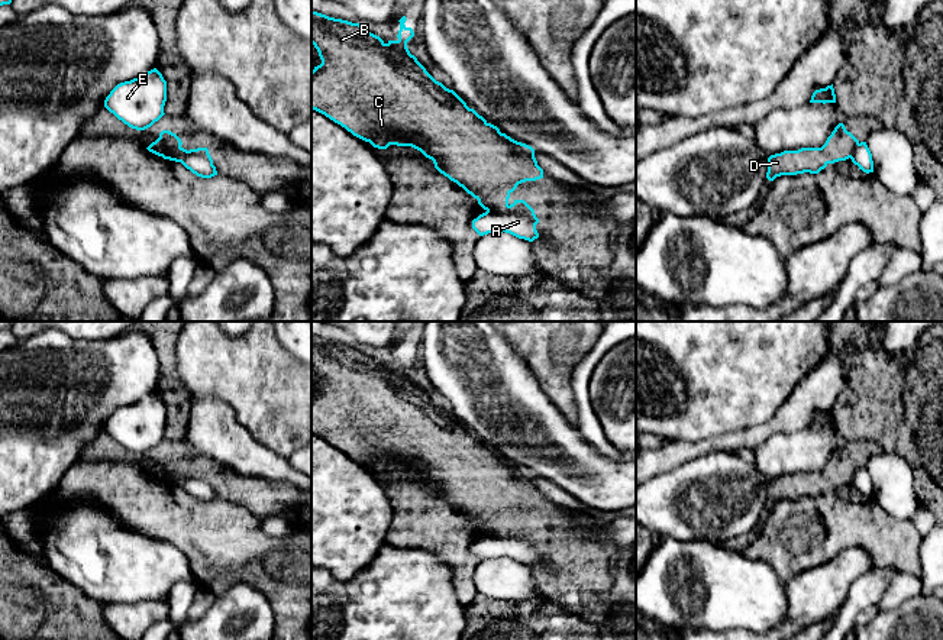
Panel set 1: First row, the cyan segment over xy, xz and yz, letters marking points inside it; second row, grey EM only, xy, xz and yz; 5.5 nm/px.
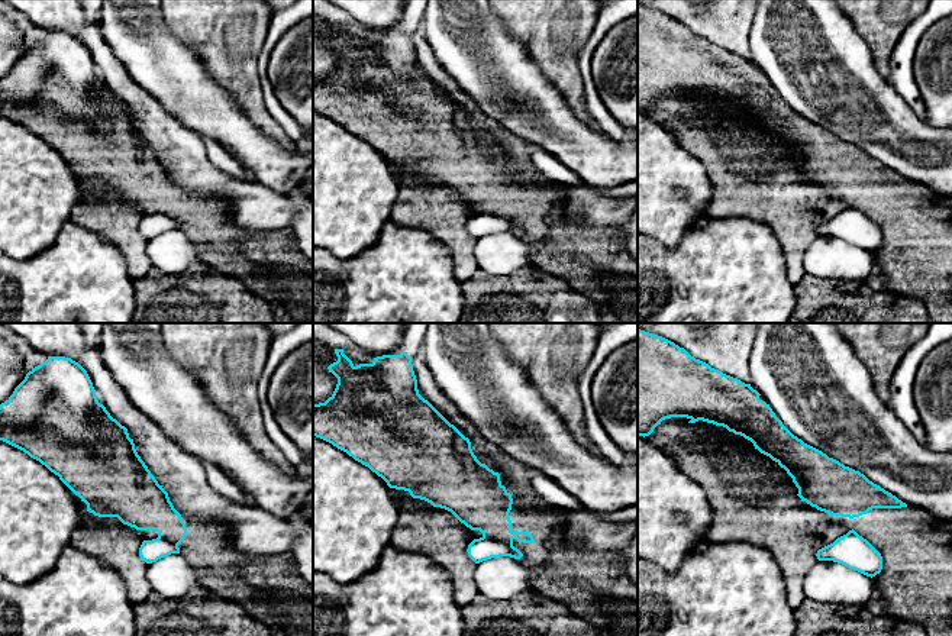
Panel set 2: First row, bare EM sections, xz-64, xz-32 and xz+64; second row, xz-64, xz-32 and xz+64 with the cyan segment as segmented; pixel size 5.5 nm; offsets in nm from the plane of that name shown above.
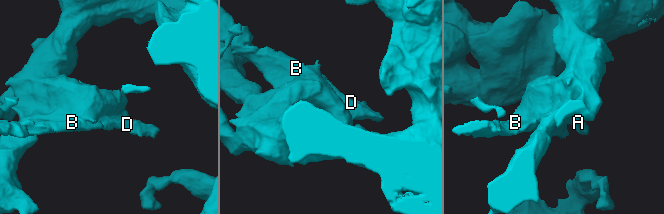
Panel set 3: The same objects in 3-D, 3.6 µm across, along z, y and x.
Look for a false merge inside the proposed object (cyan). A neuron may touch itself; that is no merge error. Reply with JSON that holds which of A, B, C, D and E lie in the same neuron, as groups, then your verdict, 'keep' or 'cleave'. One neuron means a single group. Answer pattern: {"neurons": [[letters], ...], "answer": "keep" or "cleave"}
{"neurons": [["A", "E"], ["B", "C", "D"]], "answer": "cleave"}

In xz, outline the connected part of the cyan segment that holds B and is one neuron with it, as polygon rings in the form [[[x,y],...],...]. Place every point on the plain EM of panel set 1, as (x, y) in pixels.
[[[311,336],[311,368],[322,388],[311,395],[311,433],[345,452],[353,460],[369,466],[374,472],[390,469],[411,471],[432,484],[435,492],[478,524],[487,536],[503,536],[510,518],[519,508],[543,502],[535,473],[501,458],[453,416],[436,405],[414,379],[393,375],[380,361],[364,349]]]

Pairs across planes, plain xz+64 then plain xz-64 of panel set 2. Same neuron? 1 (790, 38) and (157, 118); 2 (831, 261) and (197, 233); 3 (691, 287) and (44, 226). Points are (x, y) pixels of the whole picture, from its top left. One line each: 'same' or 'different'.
1: different
2: different
3: different

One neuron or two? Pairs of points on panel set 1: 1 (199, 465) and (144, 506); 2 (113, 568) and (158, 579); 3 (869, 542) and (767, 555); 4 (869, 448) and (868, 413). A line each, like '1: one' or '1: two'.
1: two
2: one
3: one
4: two

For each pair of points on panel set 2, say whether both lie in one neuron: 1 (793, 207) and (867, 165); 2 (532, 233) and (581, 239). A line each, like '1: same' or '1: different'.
1: different
2: same

